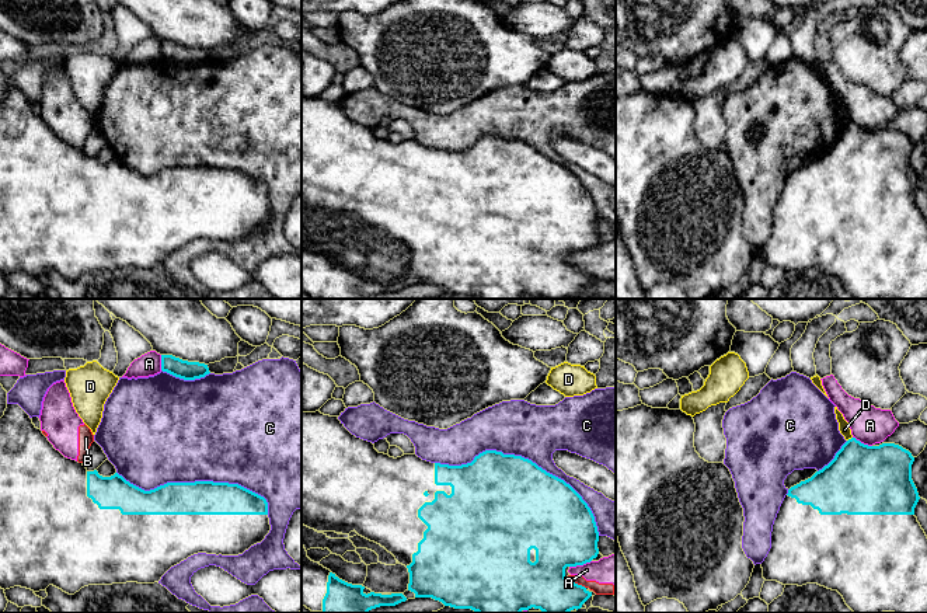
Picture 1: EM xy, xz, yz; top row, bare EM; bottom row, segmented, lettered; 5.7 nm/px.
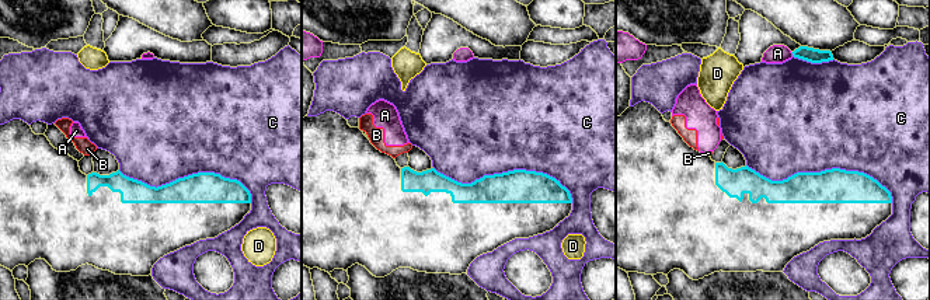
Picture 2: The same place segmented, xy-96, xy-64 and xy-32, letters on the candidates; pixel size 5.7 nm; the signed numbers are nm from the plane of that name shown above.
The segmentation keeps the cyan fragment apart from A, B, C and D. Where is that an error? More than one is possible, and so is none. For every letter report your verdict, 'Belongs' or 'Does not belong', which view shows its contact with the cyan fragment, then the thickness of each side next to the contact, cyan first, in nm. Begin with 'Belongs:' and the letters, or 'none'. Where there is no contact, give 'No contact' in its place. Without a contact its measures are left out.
Belongs: none
A: Does not belong. Touches cyan in xz. Thickness 400 nm (cyan) against 160 nm
B: Does not belong. Touches cyan in xz. Thickness 280 nm (cyan) against 70 nm
C: Does not belong. Touches cyan in xz. Thickness 500 nm (cyan) against 320 nm
D: Does not belong. Touches cyan in yz. Thickness 400 nm (cyan) against 70 nm

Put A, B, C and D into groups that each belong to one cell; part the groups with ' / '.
A B / C / D

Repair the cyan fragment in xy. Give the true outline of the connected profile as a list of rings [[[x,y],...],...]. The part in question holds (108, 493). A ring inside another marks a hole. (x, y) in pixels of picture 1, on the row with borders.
[[[7,404],[4,415],[0,418],[0,588],[4,591],[21,586],[39,592],[45,591],[49,585],[53,585],[69,595],[74,595],[88,585],[126,582],[154,584],[158,582],[171,567],[194,554],[243,554],[251,546],[261,543],[269,530],[271,525],[266,499],[238,484],[213,481],[167,483],[154,490],[144,491],[126,481],[118,473],[111,477],[102,477],[97,470],[88,471],[83,463],[65,457],[53,447],[42,431],[32,424],[29,415],[18,404]]]

